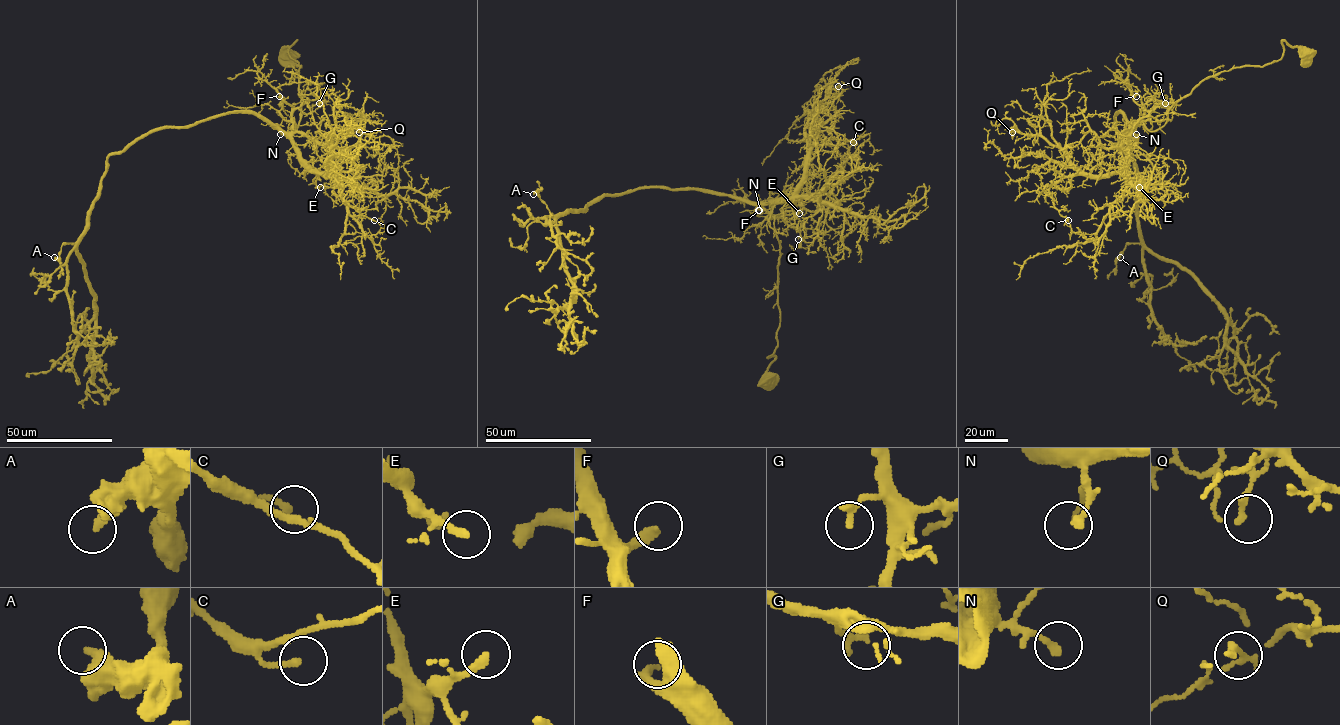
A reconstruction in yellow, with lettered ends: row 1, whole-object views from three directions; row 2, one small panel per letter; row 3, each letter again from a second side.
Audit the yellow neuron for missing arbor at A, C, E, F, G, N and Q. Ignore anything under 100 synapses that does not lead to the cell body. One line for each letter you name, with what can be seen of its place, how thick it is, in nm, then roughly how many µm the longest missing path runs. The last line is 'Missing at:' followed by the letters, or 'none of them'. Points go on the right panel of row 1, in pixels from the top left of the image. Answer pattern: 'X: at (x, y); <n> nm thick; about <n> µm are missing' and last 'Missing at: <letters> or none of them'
F: at (1136, 96); 320 nm thick; about 30 µm are missing
Missing at: F

